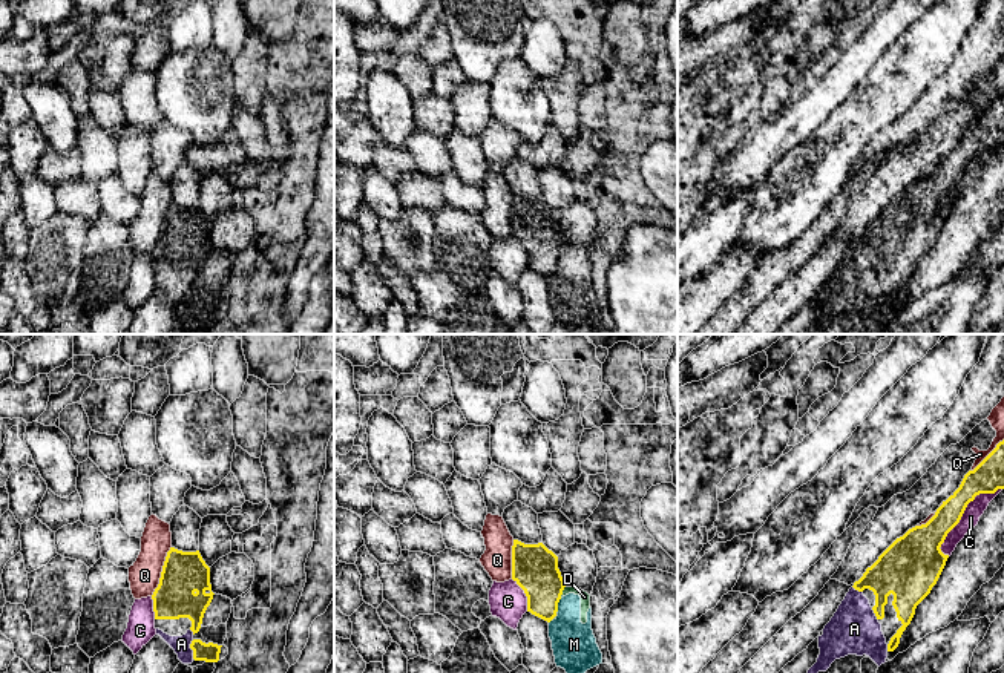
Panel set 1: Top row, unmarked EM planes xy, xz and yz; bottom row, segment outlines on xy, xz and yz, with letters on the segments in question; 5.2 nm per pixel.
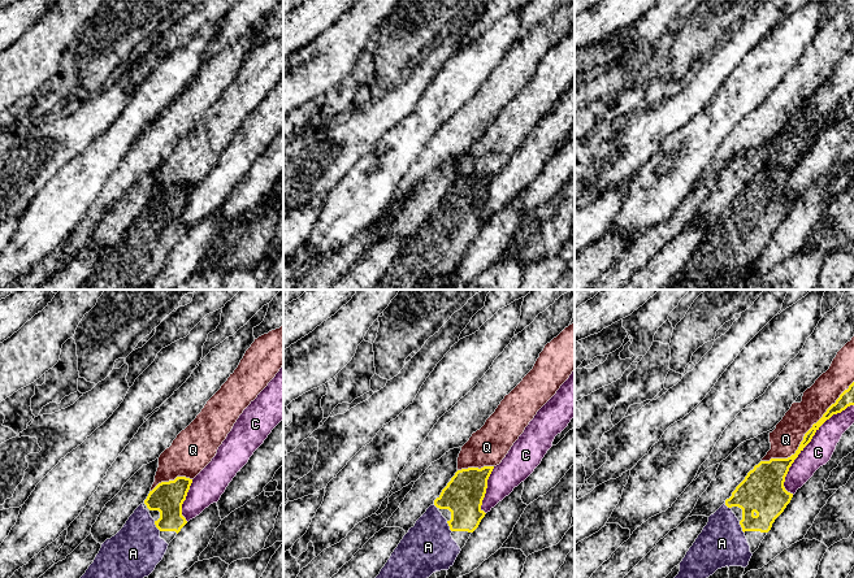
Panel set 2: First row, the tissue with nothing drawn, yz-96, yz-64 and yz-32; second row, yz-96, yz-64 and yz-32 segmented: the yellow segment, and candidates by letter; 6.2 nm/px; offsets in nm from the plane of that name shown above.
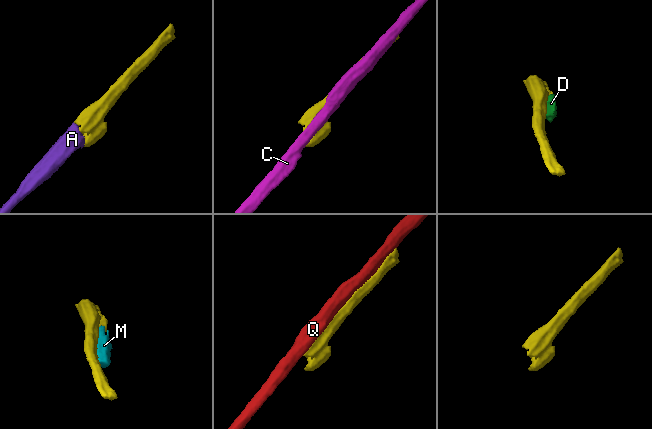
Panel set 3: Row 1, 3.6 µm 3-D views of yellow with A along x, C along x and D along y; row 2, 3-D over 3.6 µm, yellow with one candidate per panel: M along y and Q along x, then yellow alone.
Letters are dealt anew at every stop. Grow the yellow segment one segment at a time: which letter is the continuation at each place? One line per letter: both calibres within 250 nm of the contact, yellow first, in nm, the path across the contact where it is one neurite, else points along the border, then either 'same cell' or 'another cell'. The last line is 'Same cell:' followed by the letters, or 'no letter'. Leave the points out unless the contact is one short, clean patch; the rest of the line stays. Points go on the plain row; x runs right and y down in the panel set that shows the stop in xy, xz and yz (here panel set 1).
A: 100 nm thick on the yellow side, 100 nm on the other; runs through xy (209, 308), (192, 305), (181, 301); same cell
C: 170 nm thick on the yellow side, 90 nm on the other; another cell
D: 240 nm thick on the yellow side, 50 nm on the other; border along xz (564, 242), (560, 253); another cell
M: 240 nm thick on the yellow side, 240 nm on the other; another cell
Q: 220 nm thick on the yellow side, 160 nm on the other; another cell
Same cell: A

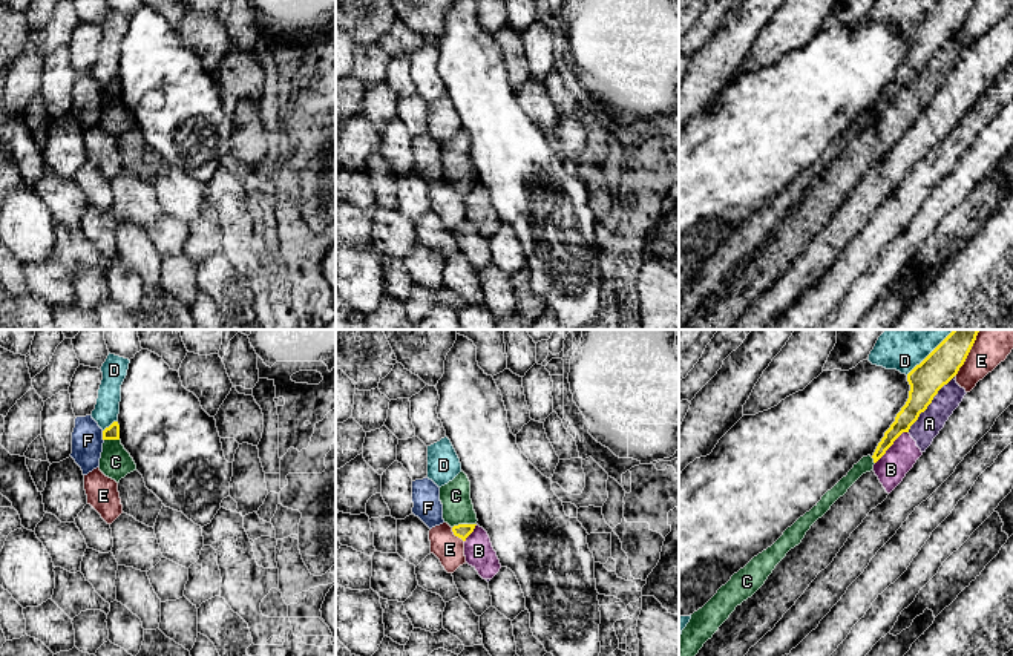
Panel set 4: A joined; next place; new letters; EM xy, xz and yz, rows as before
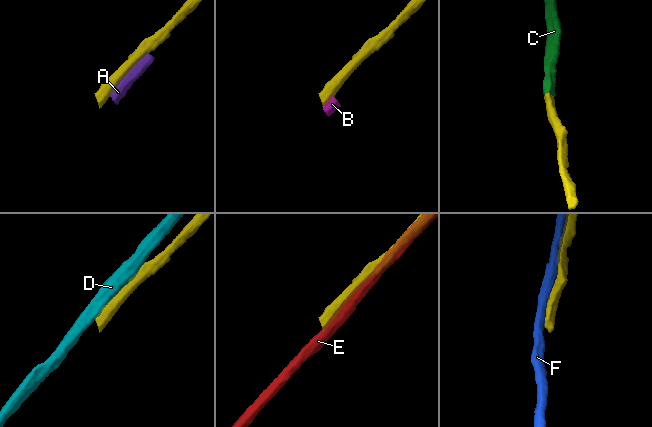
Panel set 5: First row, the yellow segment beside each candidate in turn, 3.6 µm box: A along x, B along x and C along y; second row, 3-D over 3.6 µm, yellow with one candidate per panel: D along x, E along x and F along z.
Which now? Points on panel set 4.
A: 180 nm thick on the yellow side, 140 nm on the other; another cell
B: 100 nm thick on the yellow side, 160 nm on the other; border along yz (908, 88), (875, 120); another cell
C: 80 nm thick on the yellow side, 160 nm on the other; runs through xz (462, 187), (463, 181), (455, 152); same cell
D: 180 nm thick on the yellow side, 150 nm on the other; another cell
E: 180 nm thick on the yellow side, 160 nm on the other; another cell
F: 80 nm thick on the yellow side, 160 nm on the other; another cell
Same cell: C

